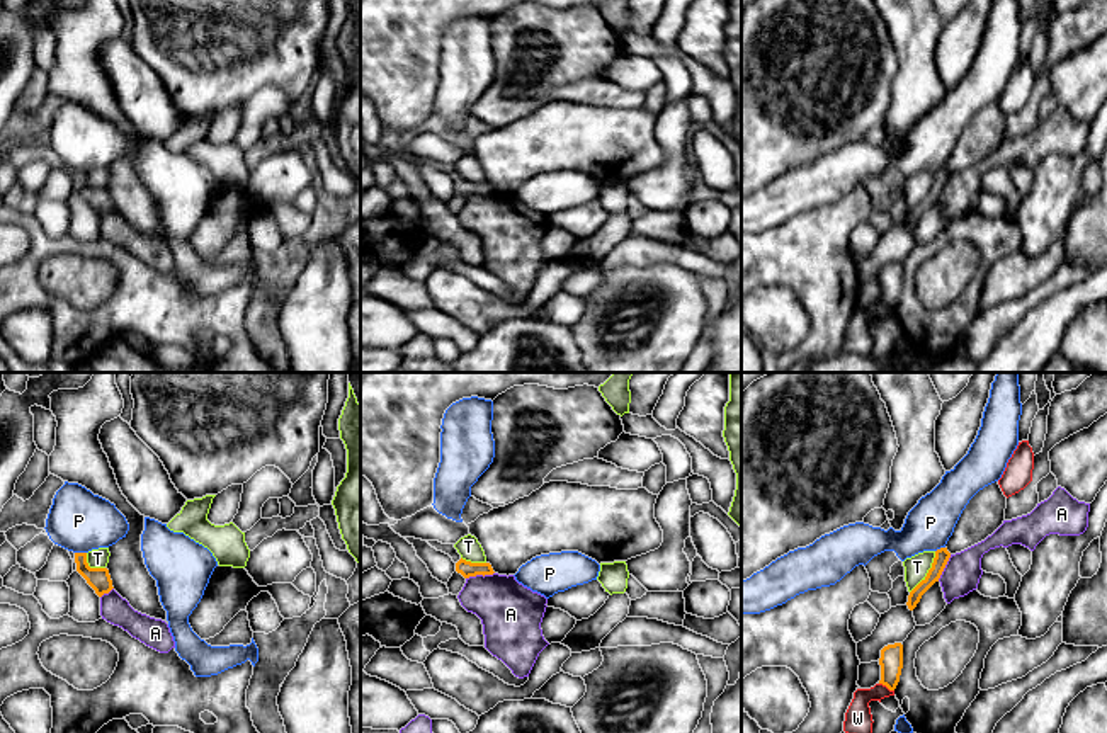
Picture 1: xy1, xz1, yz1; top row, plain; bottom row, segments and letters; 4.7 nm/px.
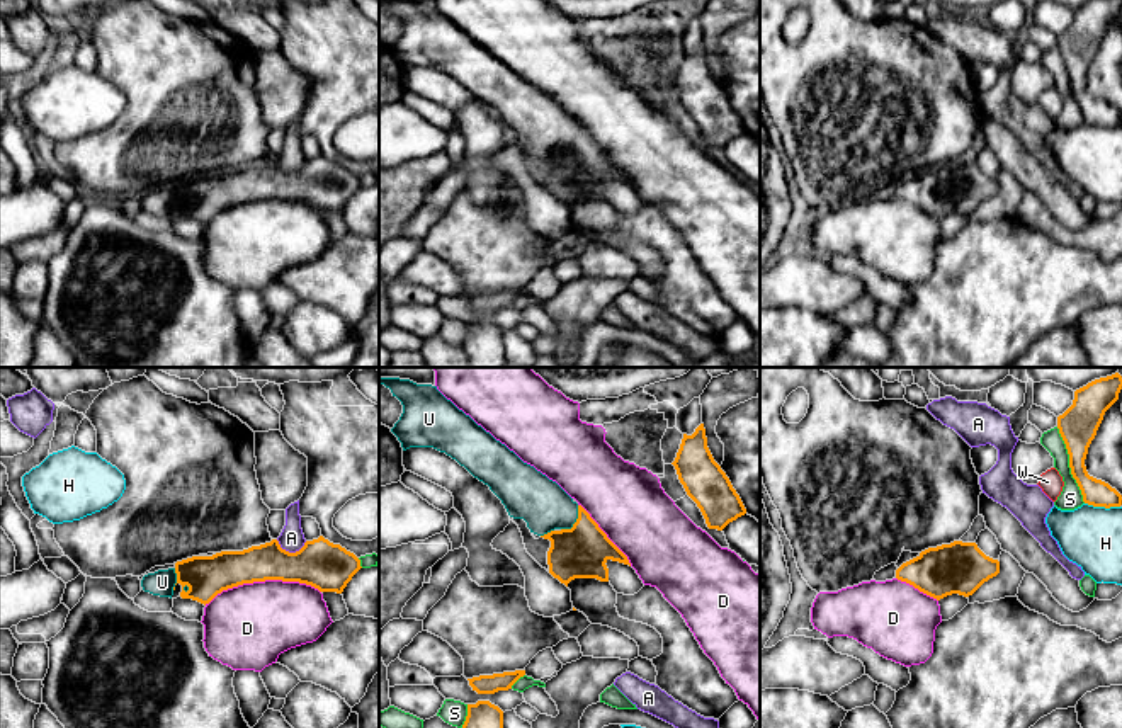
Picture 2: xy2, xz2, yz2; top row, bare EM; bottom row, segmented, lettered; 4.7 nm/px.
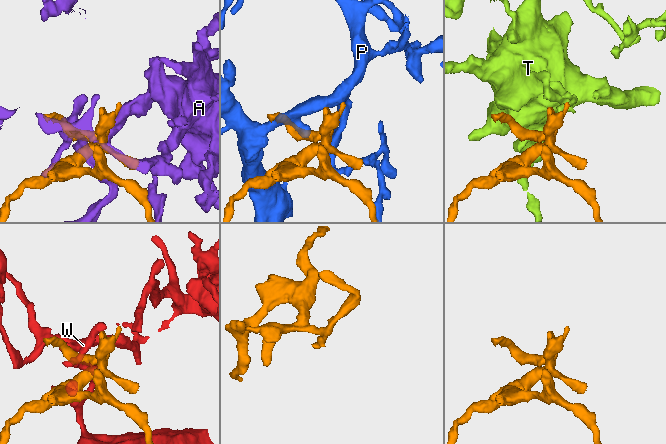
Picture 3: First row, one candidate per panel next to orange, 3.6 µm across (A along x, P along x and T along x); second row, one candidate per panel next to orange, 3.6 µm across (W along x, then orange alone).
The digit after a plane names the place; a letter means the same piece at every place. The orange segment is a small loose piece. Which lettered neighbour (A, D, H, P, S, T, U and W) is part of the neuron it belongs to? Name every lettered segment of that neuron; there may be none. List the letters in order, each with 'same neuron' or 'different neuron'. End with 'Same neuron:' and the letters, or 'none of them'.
A: different neuron
D: different neuron
H: different neuron
P: different neuron
S: different neuron
T: different neuron
U: same neuron
W: different neuron
Same neuron: U

